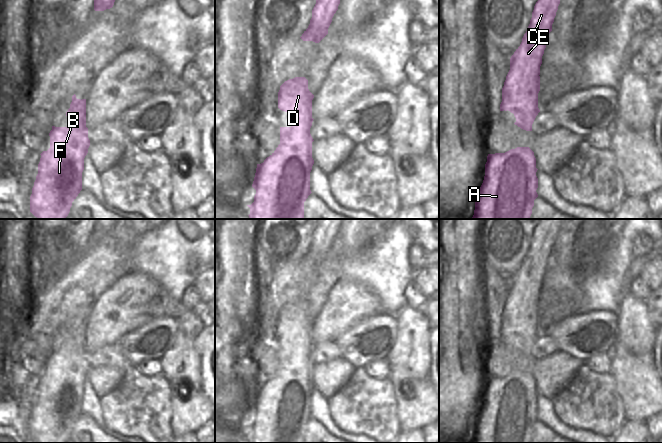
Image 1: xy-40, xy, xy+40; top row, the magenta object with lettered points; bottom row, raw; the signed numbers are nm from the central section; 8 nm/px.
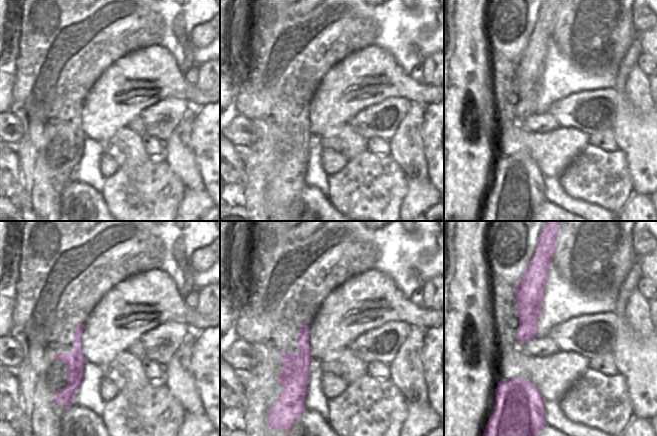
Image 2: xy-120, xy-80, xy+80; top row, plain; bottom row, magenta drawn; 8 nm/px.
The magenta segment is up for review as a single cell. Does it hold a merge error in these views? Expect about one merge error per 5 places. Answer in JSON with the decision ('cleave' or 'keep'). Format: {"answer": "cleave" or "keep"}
{"answer": "keep"}

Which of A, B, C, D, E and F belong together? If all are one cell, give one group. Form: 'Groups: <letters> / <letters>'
Groups: A B C D E F

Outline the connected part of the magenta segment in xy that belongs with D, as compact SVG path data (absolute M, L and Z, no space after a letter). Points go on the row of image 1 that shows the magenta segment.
M305 77L285 81L278 92L278 108L290 114L291 127L280 127L280 144L263 163L257 164L252 187L256 190L250 208L250 219L304 219L304 202L312 193L310 172L314 164L310 128L312 126L312 100Z

